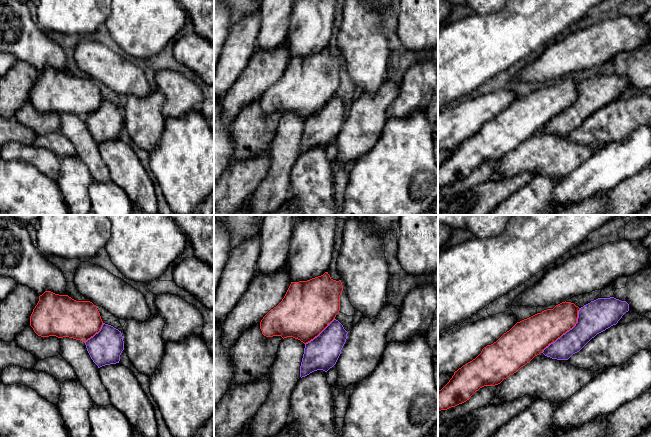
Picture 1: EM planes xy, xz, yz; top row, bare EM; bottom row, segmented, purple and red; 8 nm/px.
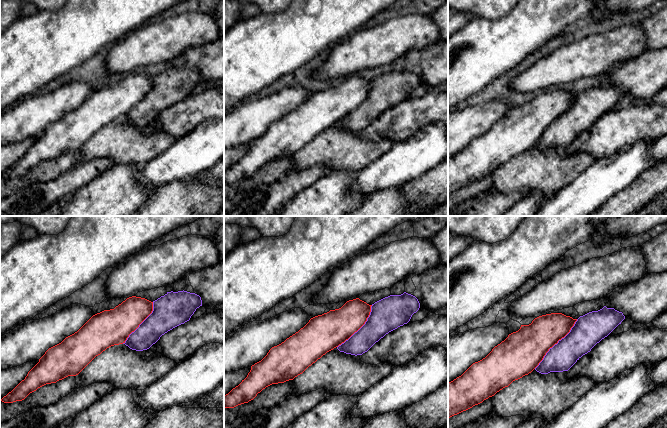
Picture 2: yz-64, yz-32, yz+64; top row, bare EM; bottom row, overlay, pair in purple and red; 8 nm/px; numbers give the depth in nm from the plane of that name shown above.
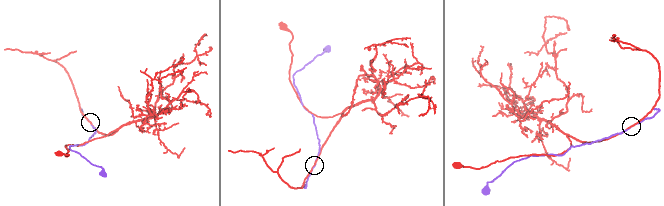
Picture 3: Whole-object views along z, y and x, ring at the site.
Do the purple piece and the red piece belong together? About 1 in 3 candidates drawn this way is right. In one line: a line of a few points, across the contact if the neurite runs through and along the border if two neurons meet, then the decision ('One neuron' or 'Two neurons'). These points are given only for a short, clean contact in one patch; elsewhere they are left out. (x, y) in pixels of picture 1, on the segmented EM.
Two neurons

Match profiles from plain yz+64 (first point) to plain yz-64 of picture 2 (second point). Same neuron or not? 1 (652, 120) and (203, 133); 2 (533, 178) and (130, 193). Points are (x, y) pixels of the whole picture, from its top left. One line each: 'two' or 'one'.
1: two
2: two

